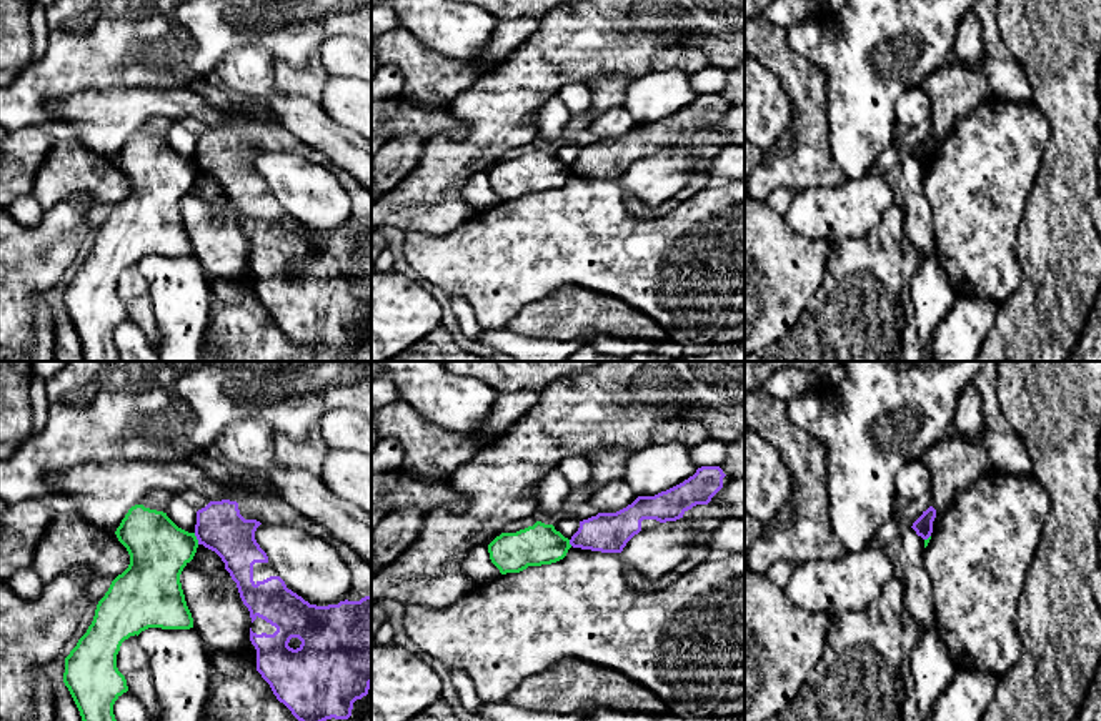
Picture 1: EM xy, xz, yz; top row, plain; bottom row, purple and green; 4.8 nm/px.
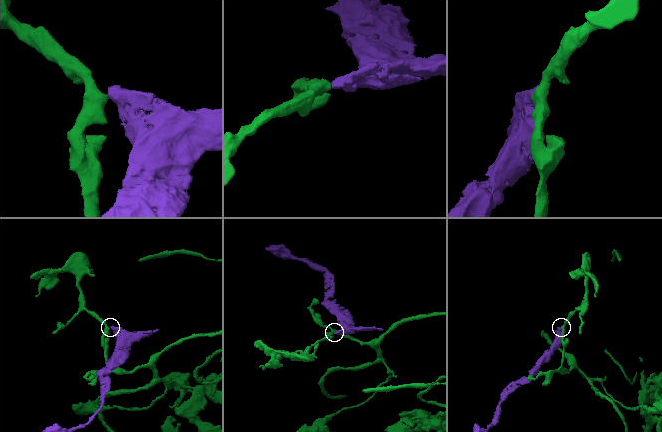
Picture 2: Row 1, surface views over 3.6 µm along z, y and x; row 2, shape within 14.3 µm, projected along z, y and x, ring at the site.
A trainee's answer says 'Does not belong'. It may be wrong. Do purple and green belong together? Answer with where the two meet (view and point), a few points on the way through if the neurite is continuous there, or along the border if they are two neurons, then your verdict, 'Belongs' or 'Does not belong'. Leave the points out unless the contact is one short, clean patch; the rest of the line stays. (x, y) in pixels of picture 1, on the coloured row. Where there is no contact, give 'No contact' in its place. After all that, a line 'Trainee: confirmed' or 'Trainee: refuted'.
Touches purple at xy (197, 538). Boundary: xy (194, 533), (199, 543). Does not belong
Trainee: confirmed

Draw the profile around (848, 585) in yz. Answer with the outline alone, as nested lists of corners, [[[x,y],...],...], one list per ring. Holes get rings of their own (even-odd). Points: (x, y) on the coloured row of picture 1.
[[[893,516],[879,526],[869,548],[848,551],[839,559],[795,564],[785,586],[788,599],[806,611],[826,614],[829,621],[864,611],[894,576],[886,546],[896,536],[901,536],[901,525]]]

